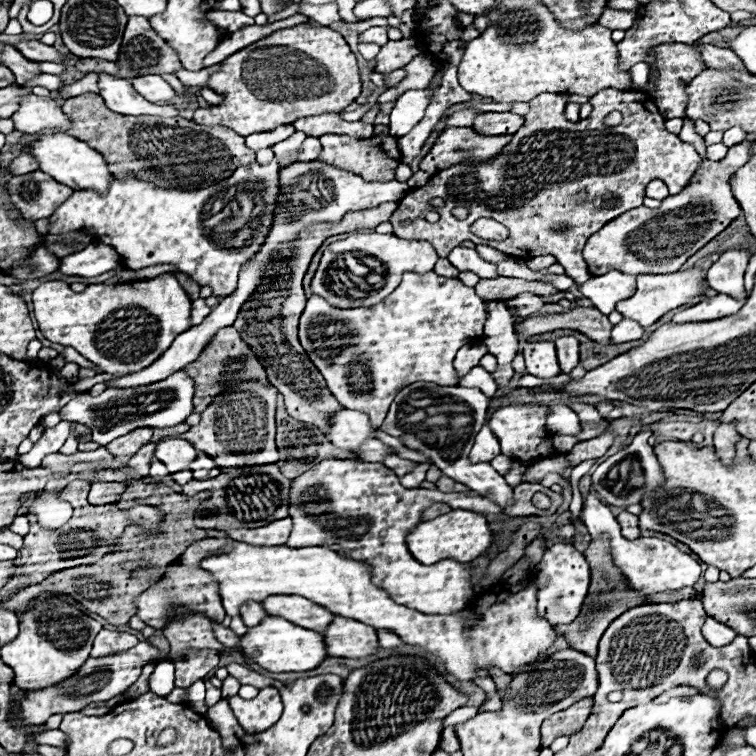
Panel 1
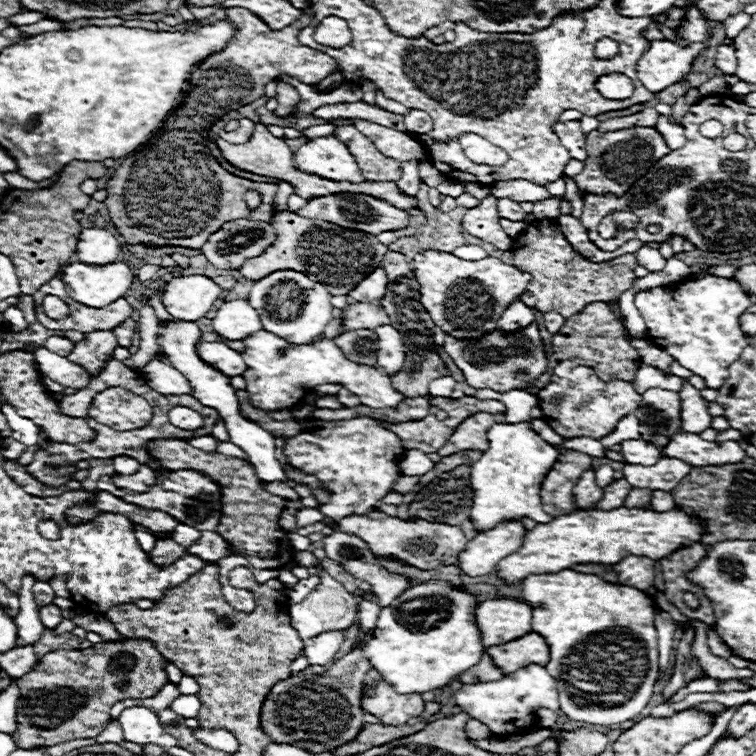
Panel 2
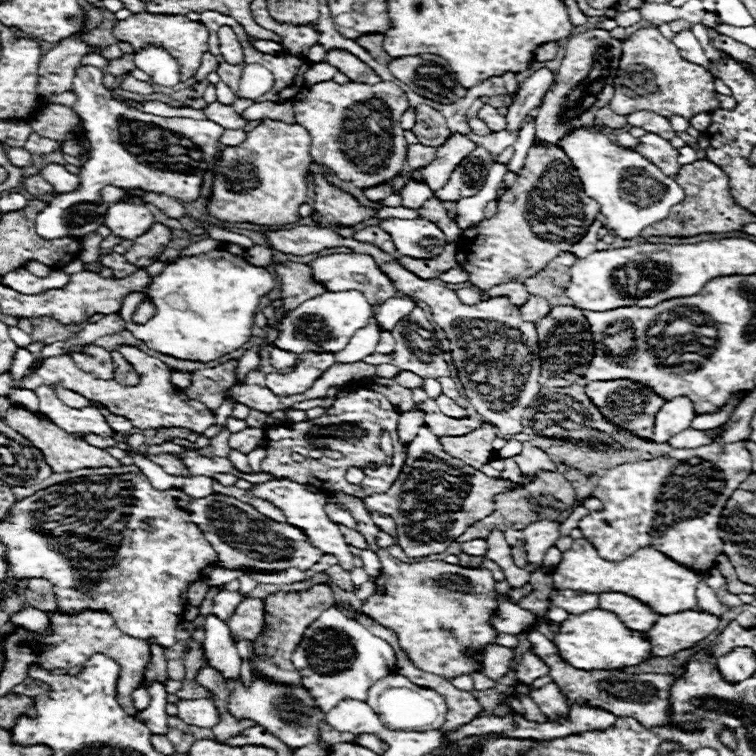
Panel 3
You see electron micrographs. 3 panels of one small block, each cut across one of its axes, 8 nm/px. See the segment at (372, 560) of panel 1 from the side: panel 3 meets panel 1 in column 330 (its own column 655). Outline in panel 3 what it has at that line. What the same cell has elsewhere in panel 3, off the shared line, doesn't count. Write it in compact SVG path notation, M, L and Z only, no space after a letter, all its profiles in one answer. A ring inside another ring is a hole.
M746 440L714 442L696 450L672 450L654 460L628 462L608 470L592 490L592 496L600 498L602 508L584 516L578 528L604 560L622 560L638 548L650 546L696 574L708 574L716 566L716 558L724 554L724 540L718 532L696 530L716 526L720 516L706 516L706 504L724 508L738 484L752 474L745 443Z

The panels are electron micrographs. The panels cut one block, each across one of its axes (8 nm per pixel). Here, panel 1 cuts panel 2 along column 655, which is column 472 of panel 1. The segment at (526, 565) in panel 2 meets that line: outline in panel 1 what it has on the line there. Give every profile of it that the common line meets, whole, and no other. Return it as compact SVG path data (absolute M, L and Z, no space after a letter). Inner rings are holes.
M450 510L434 520L418 524L408 536L408 548L416 560L422 564L436 564L444 558L454 558L458 562L470 562L482 556L492 544L492 530L484 516L470 510Z

